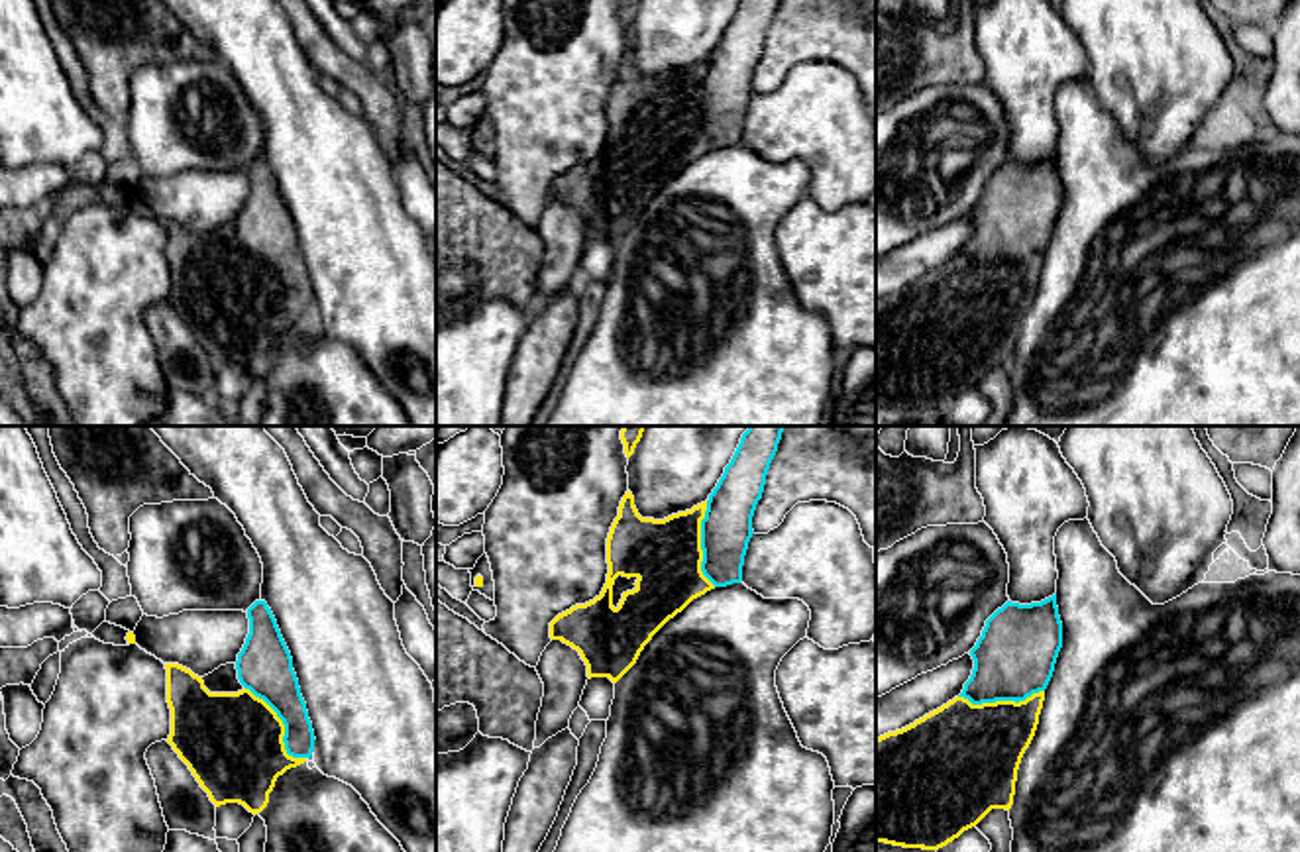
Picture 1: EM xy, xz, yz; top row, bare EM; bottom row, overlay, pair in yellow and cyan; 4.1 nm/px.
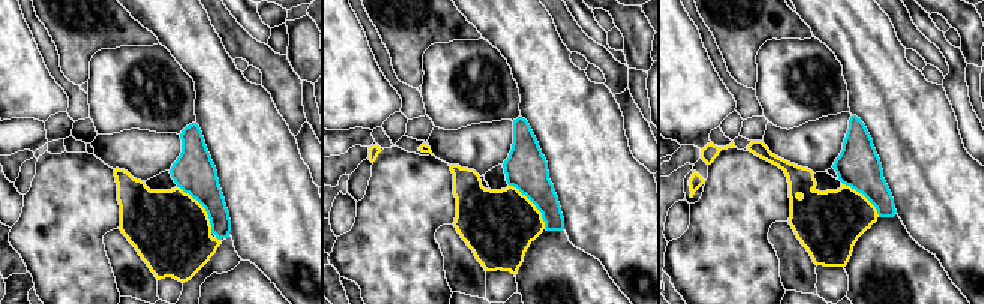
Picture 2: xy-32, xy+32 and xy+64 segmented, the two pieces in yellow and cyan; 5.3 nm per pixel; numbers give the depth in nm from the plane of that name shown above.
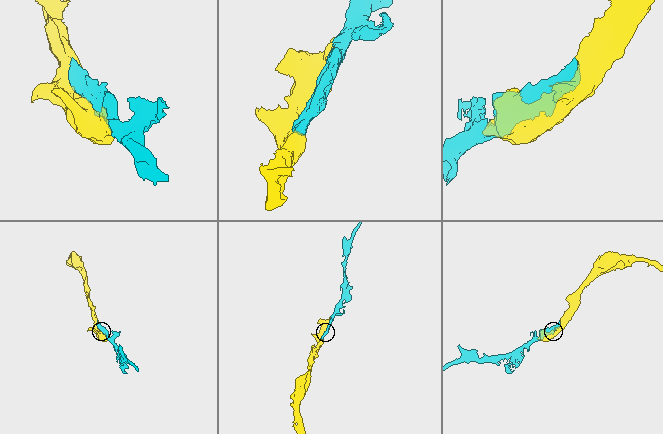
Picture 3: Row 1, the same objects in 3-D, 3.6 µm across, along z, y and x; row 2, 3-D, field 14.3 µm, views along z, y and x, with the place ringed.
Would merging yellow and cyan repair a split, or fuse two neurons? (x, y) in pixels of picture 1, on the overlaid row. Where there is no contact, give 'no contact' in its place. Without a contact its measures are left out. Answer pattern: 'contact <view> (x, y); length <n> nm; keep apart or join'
contact xy (283, 727); length 380 nm; join

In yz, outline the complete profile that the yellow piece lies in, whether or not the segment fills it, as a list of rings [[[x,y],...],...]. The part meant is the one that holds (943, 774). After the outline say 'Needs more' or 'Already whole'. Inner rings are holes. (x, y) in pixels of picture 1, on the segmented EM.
[[[1056,593],[1031,605],[1007,601],[986,620],[970,650],[974,669],[962,693],[913,724],[876,738],[876,842],[939,850],[976,826],[992,809],[1011,809],[1017,770],[1035,736],[1060,648]]]. Needs more

